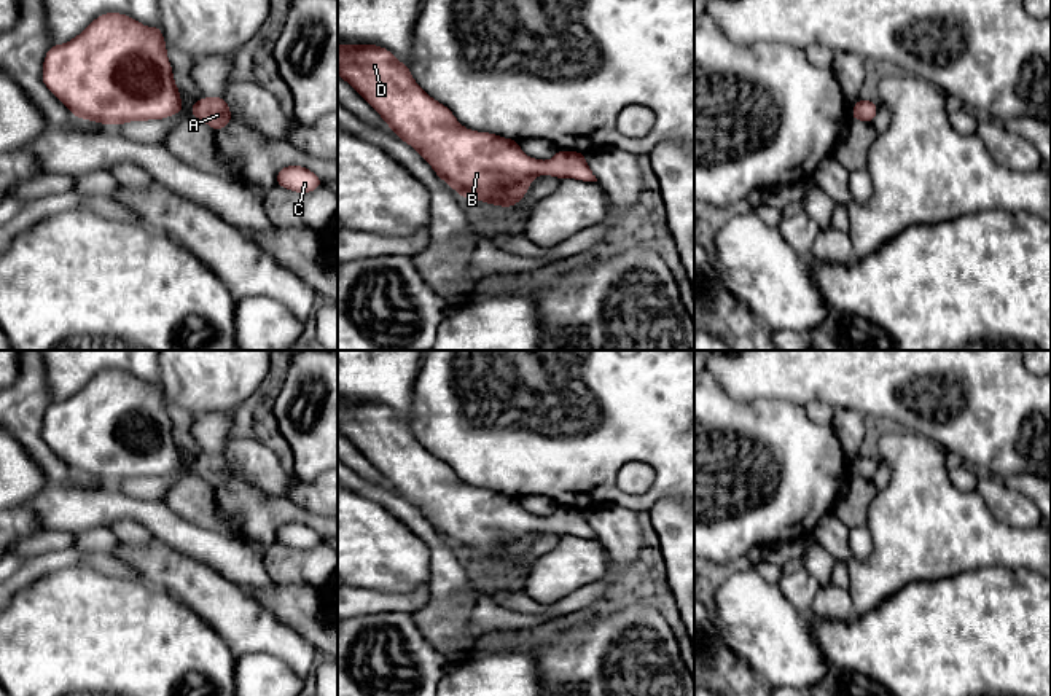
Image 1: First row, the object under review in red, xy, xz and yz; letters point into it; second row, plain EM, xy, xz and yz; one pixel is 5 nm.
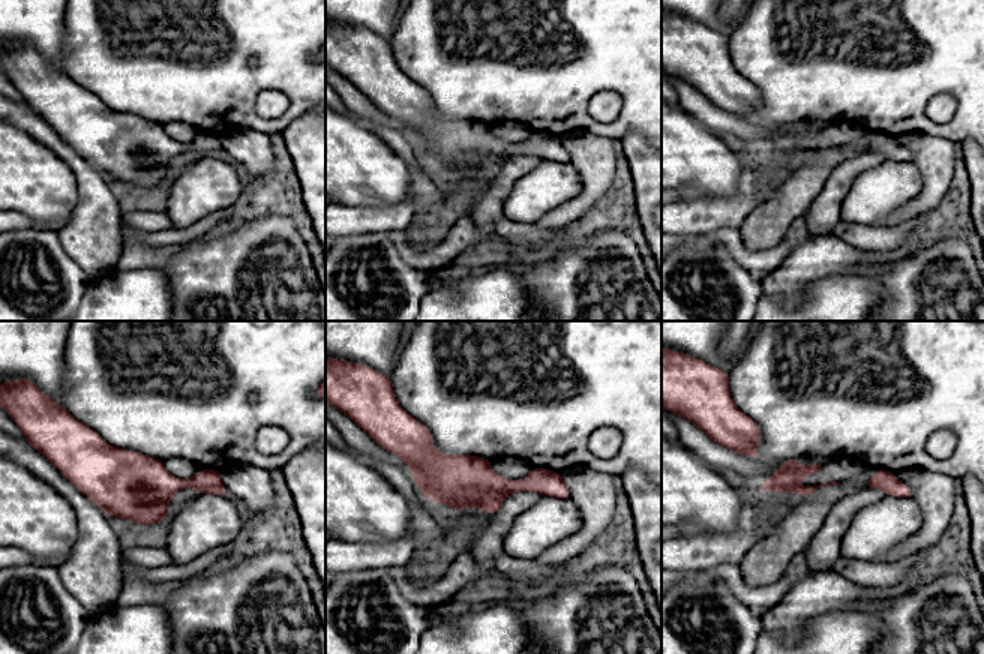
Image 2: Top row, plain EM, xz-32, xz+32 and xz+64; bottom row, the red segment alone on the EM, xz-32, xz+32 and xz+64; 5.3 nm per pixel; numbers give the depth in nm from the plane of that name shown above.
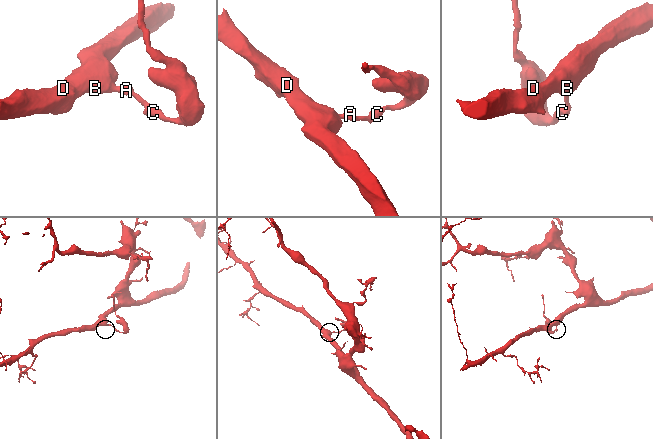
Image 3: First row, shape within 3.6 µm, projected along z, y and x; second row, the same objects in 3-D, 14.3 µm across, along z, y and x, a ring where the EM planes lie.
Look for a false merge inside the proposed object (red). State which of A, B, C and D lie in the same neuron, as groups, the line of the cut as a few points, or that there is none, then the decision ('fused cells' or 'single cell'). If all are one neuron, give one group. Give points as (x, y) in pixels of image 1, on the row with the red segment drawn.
A B C D | no cut | single cell

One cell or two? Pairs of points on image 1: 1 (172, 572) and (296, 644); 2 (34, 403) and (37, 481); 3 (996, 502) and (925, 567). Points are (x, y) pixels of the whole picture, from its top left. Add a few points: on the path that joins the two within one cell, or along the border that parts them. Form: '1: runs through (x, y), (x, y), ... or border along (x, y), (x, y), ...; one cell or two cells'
1: runs through (203, 588), (242, 623), (266, 634); one cell
2: border along (16, 438), (39, 465), (48, 483); two cells
3: border along (975, 489), (994, 516), (1021, 529); two cells

